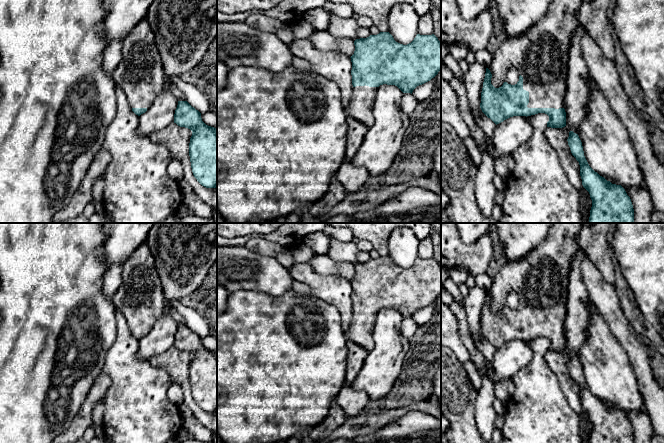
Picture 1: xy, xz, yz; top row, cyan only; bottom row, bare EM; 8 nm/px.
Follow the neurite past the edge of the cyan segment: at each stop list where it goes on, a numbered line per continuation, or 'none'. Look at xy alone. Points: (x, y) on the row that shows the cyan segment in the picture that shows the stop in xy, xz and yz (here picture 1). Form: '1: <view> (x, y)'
1: xy (140, 74)

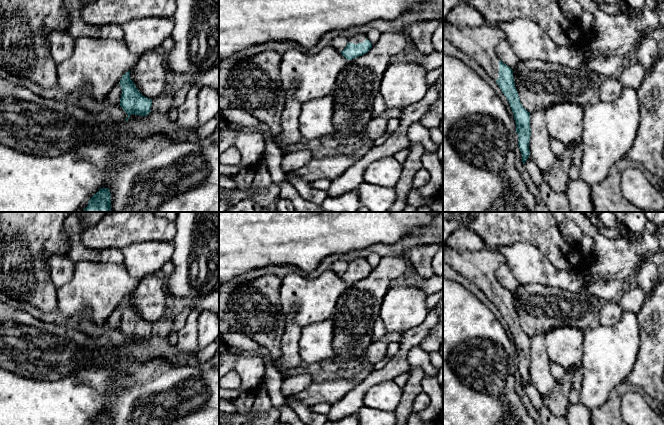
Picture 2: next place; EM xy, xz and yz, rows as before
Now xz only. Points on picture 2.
1: xz (358, 38)

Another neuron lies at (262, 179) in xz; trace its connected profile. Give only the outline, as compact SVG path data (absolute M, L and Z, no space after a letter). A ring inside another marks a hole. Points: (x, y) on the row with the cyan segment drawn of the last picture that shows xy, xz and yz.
M268 169L255 170L255 176L252 182L252 190L263 190L269 188L273 180Z

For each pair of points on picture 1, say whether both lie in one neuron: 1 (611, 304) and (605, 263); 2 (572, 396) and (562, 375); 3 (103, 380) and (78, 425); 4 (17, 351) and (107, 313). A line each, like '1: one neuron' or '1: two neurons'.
1: two neurons
2: one neuron
3: one neuron
4: one neuron

